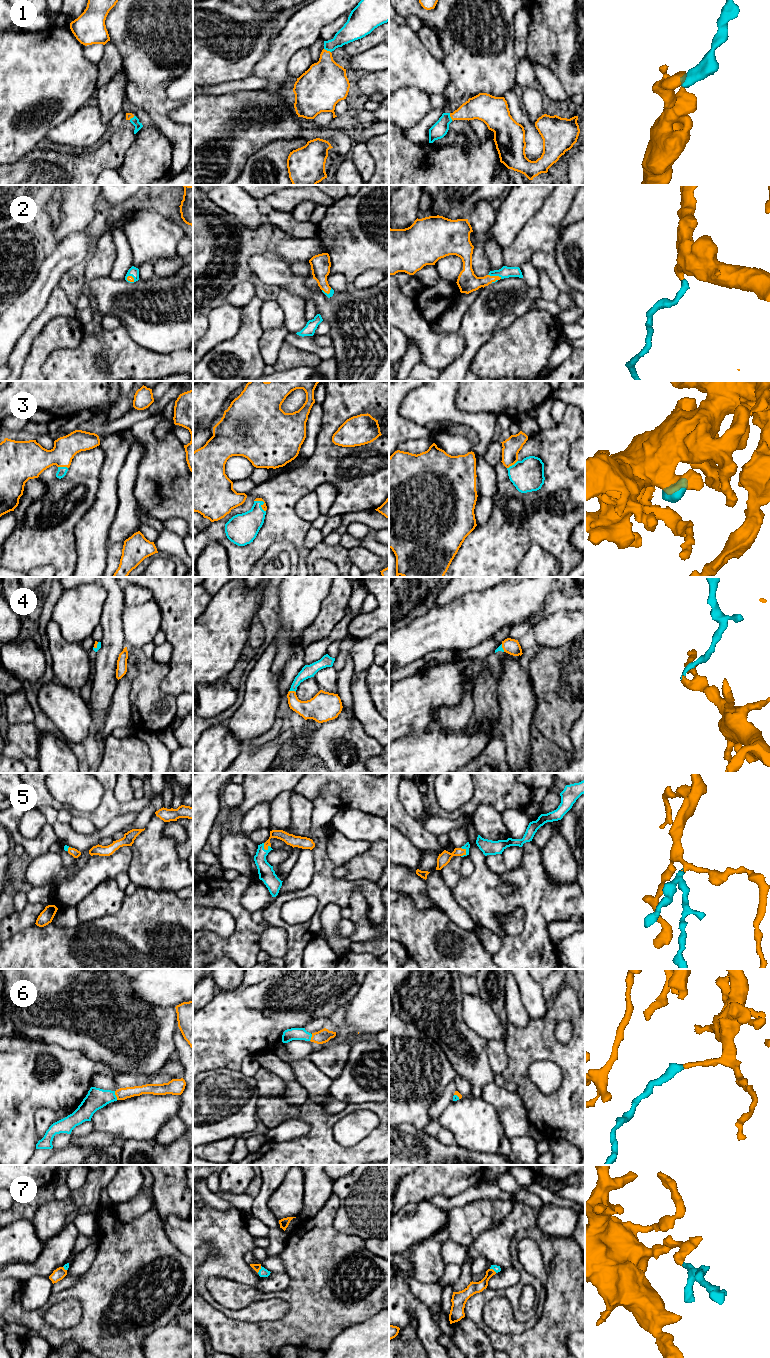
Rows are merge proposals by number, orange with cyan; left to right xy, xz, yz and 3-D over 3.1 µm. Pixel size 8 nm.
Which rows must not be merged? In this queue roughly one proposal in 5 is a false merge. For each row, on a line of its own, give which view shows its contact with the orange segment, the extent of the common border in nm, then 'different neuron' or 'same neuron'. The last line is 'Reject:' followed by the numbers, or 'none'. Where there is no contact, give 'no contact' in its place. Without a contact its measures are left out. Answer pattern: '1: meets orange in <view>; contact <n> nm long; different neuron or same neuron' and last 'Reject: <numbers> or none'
1: meets orange in xz; contact 70 nm long; same neuron
2: meets orange in yz; contact 120 nm long; same neuron
3: meets orange in yz; contact 110 nm long; same neuron
4: meets orange in xz; contact 60 nm long; same neuron
5: meets orange in xz; contact 70 nm long; same neuron
6: meets orange in xy; contact 80 nm long; same neuron
7: meets orange in xz; contact 70 nm long; same neuron
Reject: none

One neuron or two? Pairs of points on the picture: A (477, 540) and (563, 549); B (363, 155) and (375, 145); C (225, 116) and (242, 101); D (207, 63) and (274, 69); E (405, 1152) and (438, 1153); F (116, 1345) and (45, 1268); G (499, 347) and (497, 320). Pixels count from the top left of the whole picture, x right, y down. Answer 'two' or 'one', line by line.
A: one
B: two
C: one
D: two
E: one
F: two
G: two

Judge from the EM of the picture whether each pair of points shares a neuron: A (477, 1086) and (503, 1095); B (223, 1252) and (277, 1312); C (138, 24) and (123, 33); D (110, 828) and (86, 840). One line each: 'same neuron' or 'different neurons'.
A: different neurons
B: same neuron
C: same neuron
D: same neuron

